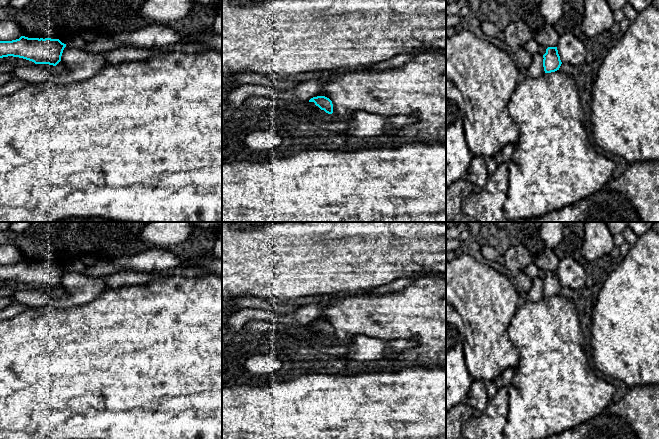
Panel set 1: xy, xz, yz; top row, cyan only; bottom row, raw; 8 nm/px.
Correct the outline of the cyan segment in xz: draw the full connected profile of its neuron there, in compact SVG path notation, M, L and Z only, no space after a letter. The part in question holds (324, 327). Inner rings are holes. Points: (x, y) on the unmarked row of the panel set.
M325 320L313 321L309 326L314 326L321 334L324 334L328 338L333 337L333 328L332 325Z

